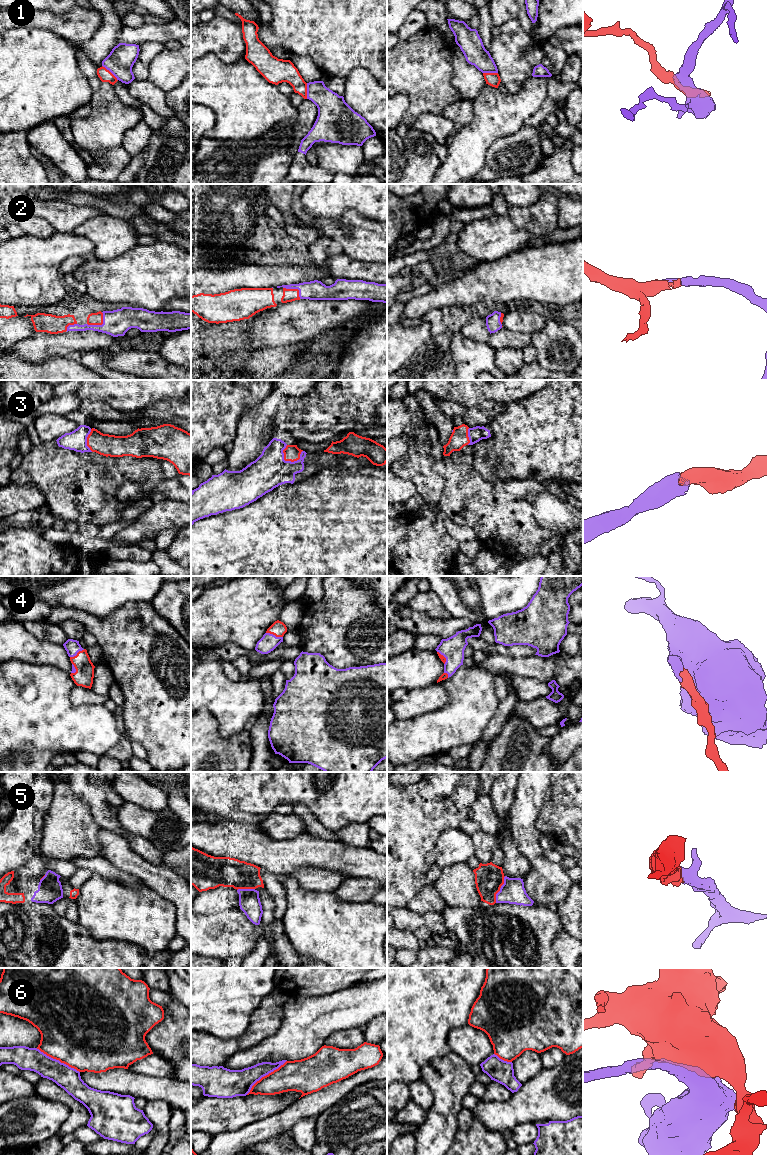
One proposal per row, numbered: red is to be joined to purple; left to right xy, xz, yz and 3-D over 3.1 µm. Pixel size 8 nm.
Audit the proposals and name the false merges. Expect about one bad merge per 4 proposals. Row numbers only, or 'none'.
6

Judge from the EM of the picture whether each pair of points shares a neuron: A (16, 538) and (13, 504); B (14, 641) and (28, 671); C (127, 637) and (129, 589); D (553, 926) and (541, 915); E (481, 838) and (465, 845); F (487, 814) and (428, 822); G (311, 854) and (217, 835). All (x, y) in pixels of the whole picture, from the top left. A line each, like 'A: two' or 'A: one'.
A: two
B: two
C: two
D: one
E: two
F: two
G: one

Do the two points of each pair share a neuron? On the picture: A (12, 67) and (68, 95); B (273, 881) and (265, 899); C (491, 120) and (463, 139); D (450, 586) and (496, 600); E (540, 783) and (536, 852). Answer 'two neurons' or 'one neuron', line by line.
A: one neuron
B: two neurons
C: one neuron
D: one neuron
E: one neuron

